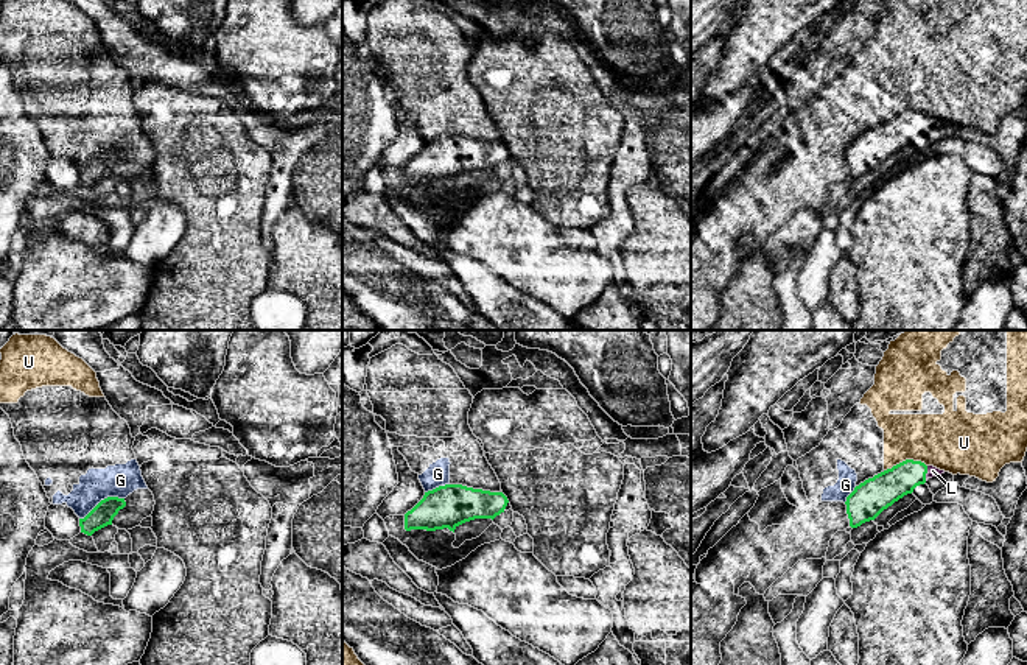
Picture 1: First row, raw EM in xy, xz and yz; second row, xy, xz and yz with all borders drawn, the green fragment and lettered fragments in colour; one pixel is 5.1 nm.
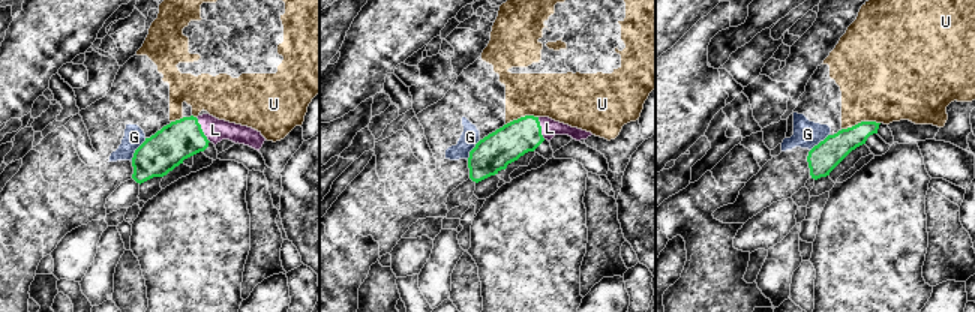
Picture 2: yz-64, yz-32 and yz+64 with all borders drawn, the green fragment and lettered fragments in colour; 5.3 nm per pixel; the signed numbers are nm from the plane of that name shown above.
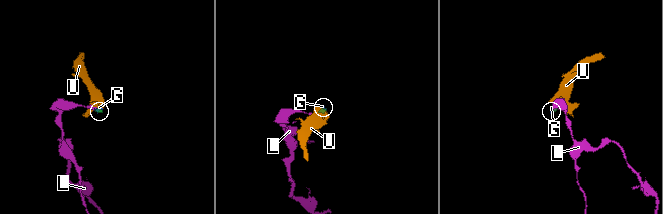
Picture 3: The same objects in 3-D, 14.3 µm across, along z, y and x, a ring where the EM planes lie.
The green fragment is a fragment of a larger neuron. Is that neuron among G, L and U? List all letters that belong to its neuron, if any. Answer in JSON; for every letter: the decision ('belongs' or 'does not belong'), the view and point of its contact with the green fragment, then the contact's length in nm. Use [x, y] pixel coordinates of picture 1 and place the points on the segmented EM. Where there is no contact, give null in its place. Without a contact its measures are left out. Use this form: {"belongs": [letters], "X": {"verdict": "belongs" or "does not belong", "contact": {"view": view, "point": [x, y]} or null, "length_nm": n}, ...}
{"belongs": ["L"], "G": {"verdict": "does not belong", "contact": {"view": "xy", "point": [101, 500]}, "length_nm": 260}, "L": {"verdict": "belongs", "contact": {"view": "yz", "point": [926, 472]}, "length_nm": 80}, "U": {"verdict": "does not belong", "contact": {"view": "yz", "point": [906, 460]}, "length_nm": 220}}

